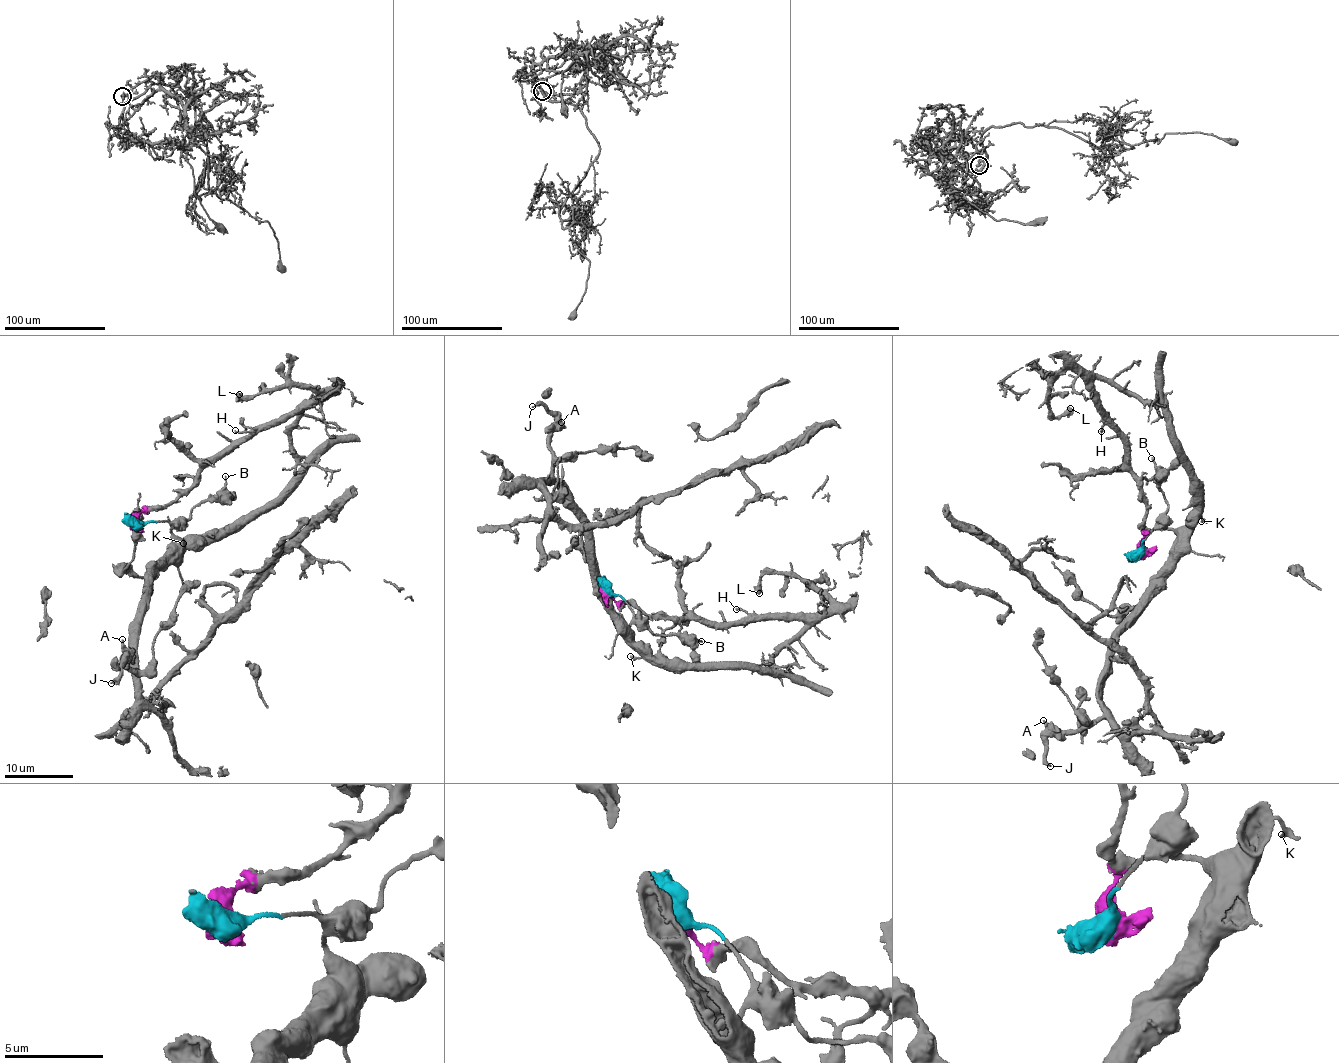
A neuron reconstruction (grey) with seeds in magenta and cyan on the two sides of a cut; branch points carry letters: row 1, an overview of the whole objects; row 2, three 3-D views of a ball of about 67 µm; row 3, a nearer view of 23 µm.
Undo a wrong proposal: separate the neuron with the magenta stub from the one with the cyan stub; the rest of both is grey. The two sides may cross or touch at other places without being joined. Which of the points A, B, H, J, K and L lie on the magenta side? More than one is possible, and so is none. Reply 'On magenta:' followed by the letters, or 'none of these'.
On magenta: H, L

